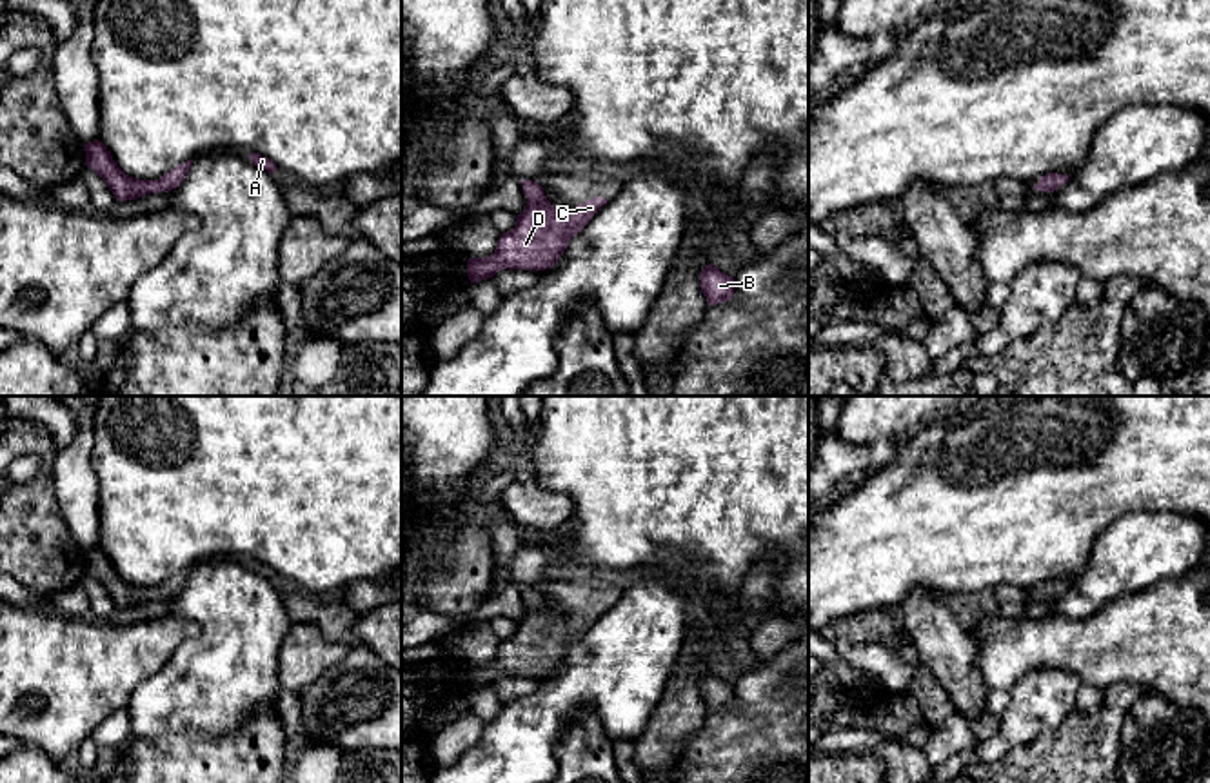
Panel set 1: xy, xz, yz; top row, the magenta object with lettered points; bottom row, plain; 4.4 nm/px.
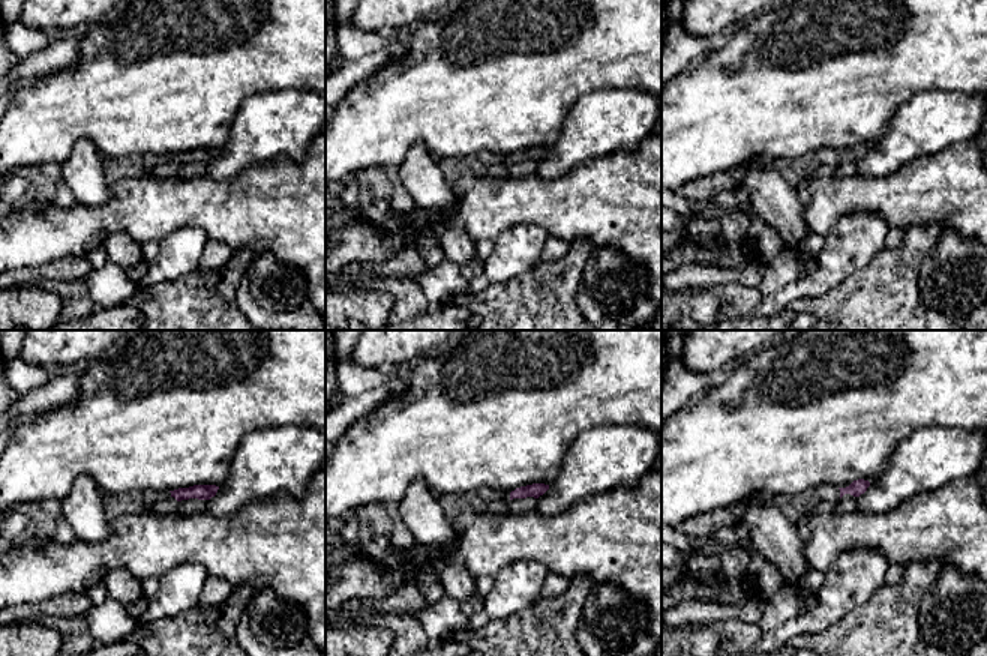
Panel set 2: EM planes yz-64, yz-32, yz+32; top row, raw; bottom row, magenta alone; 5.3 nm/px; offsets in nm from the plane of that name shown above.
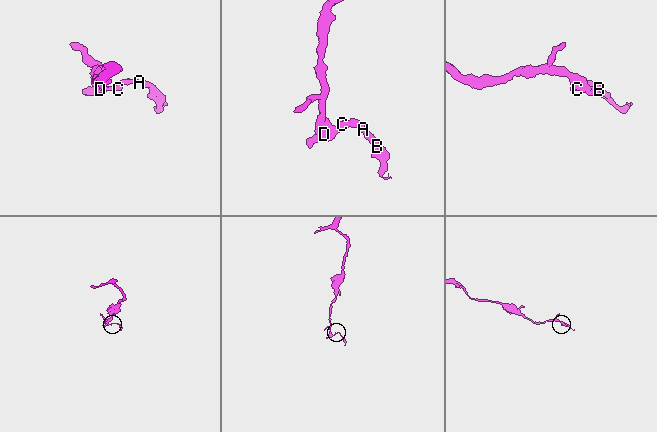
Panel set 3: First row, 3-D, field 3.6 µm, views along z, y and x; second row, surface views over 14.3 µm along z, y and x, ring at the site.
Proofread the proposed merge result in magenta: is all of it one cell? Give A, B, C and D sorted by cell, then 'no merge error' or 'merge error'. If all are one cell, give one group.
groups A B C D; no merge error

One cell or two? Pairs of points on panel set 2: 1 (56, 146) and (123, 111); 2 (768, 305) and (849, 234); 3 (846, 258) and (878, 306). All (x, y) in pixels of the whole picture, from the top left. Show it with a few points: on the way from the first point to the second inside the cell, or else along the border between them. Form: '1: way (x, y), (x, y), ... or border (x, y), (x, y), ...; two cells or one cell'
1: way (72, 129), (90, 111), (107, 111); one cell
2: way (791, 293), (809, 287), (839, 257); one cell
3: border (882, 248), (867, 264), (827, 291); two cells

